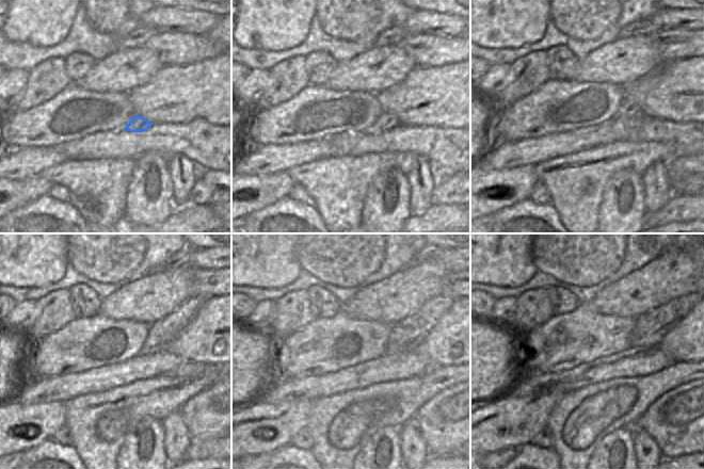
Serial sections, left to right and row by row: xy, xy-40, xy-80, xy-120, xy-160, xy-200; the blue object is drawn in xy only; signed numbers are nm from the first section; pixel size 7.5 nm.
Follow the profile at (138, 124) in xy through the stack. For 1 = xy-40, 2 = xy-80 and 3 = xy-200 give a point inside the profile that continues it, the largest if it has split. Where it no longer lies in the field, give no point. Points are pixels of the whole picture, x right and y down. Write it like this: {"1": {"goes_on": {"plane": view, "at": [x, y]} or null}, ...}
{"1": {"goes_on": {"plane": "xy-40", "at": [385, 122]}}, "2": {"goes_on": {"plane": "xy-80", "at": [635, 94]}}, "3": {"goes_on": {"plane": "xy-200", "at": [650, 329]}}}

